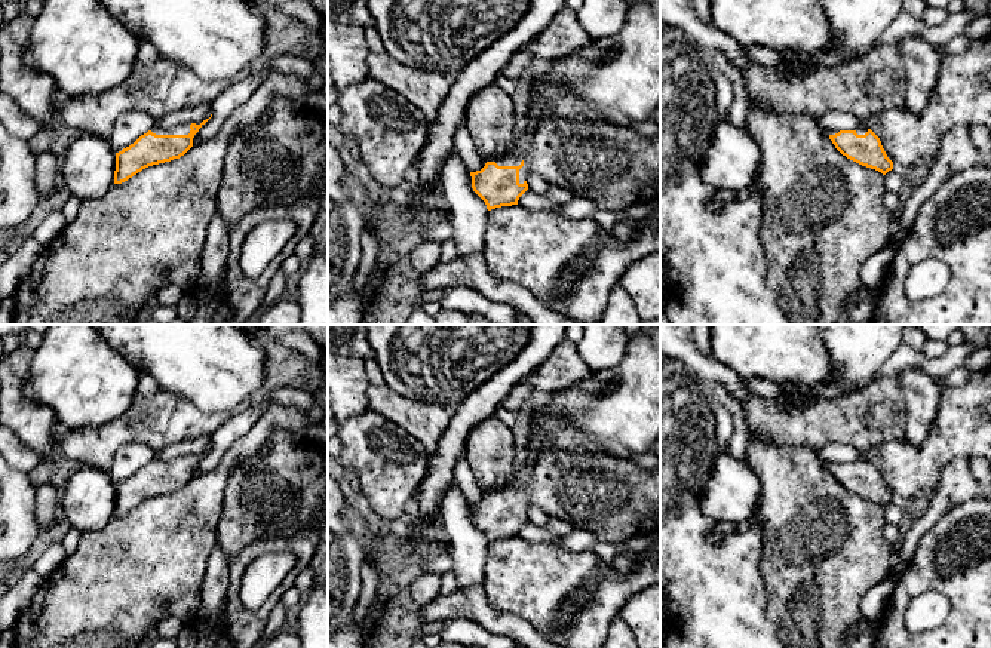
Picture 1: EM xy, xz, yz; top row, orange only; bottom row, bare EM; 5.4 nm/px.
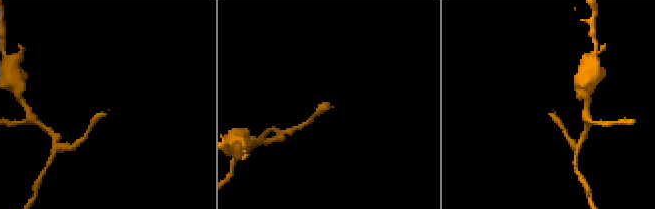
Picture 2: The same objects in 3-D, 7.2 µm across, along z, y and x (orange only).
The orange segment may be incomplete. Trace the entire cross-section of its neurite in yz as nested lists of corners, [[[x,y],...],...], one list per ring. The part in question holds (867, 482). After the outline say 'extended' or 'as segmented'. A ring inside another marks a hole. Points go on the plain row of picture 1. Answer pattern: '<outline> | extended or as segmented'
[[[865,457],[856,463],[829,463],[826,466],[835,480],[847,491],[883,507],[893,501],[893,494],[887,489],[880,470]]] | extended

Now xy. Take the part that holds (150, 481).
[[[203,452],[200,457],[184,455],[169,461],[154,458],[147,466],[141,467],[134,476],[116,485],[116,503],[114,503],[114,516],[122,516],[141,504],[142,501],[180,491],[193,479],[193,470],[199,461],[208,454]]] | extended

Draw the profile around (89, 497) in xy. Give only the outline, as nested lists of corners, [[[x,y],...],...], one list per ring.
[[[83,466],[67,482],[59,504],[80,534],[102,529],[114,518],[116,483],[108,470]]]

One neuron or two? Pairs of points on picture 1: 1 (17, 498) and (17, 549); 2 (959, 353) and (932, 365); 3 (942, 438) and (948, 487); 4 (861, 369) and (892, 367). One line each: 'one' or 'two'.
1: one
2: one
3: two
4: two

